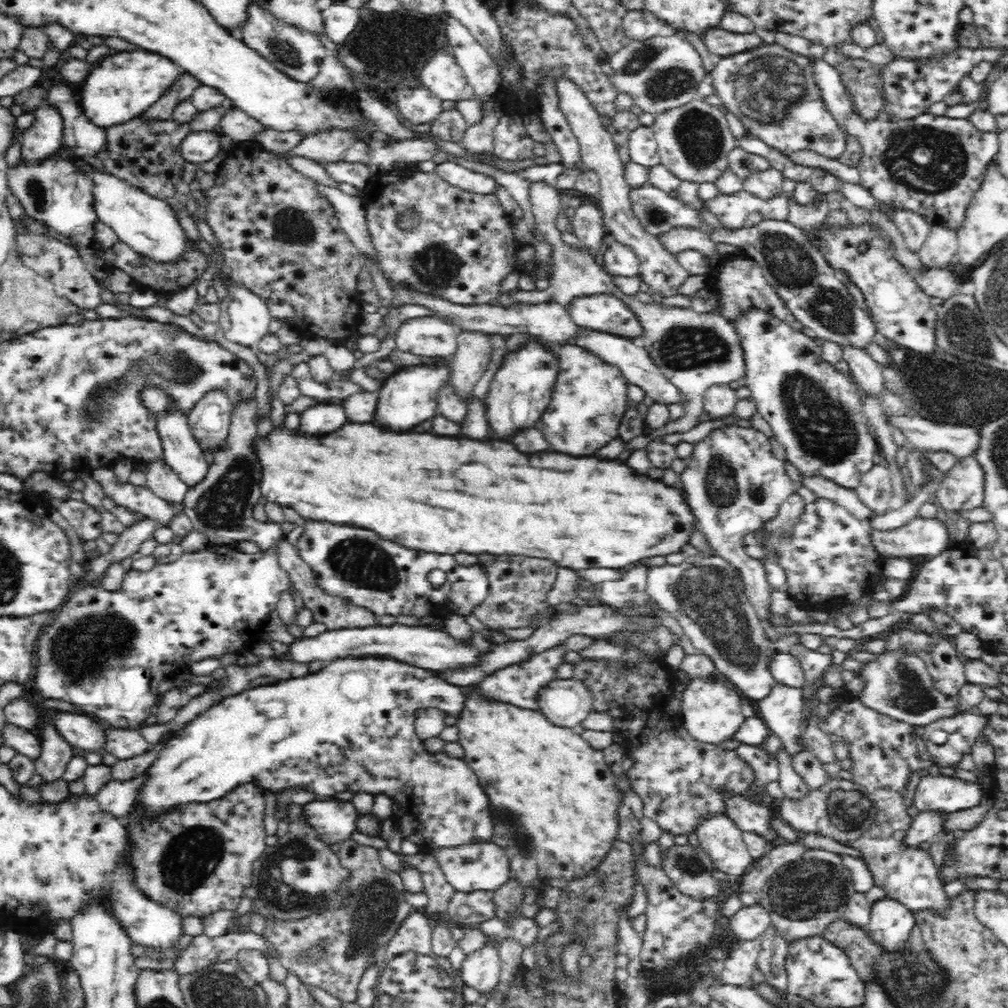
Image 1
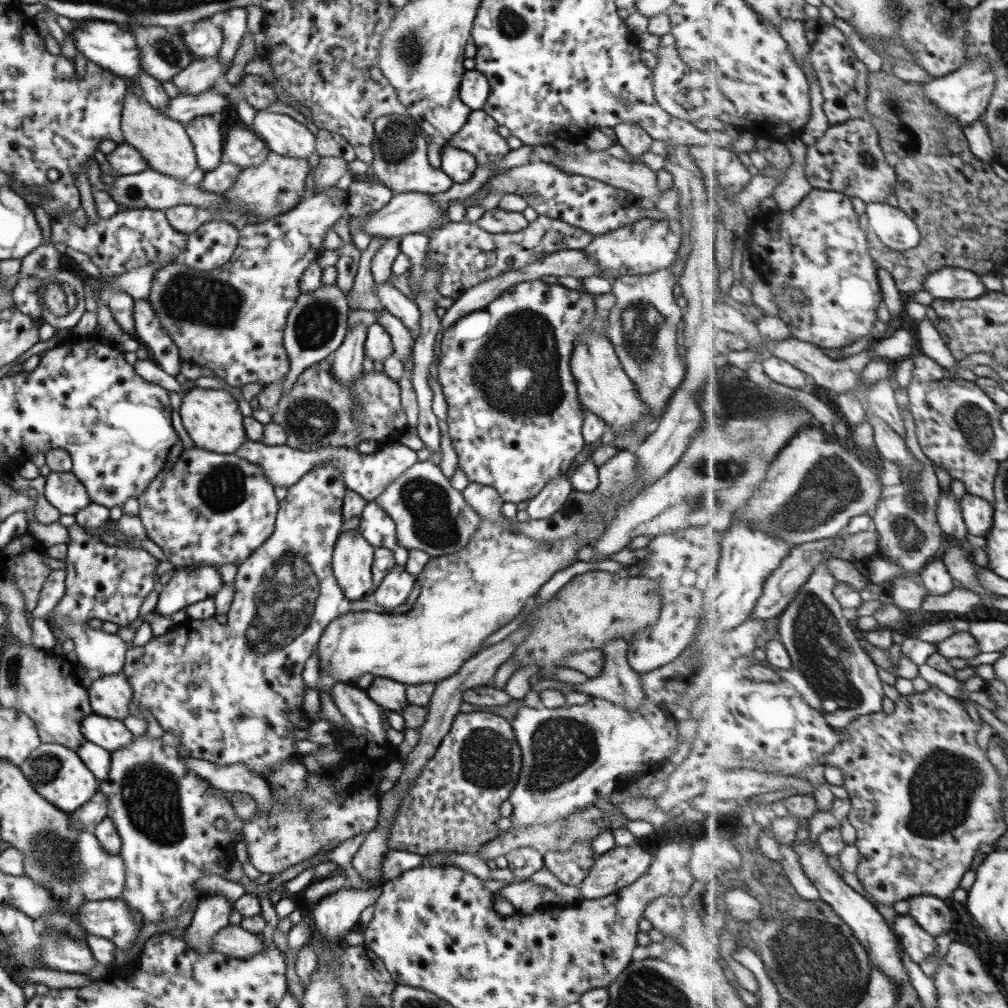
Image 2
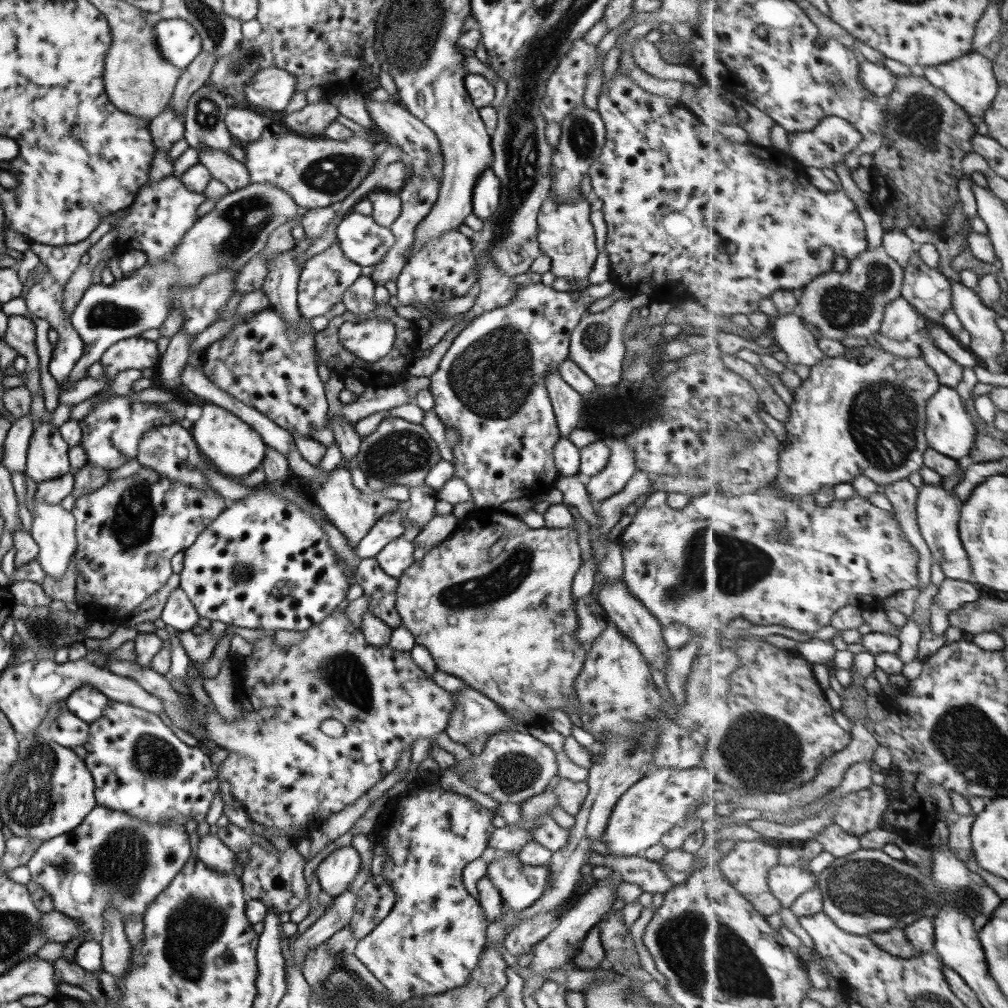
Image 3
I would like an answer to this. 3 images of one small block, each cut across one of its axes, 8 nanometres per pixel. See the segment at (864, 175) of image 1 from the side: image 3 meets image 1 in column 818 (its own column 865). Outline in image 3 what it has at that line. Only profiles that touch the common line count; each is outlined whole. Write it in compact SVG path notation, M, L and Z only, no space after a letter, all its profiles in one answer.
M861 60L861 81L875 96L887 98L894 92L899 76L896 76L879 62Z

